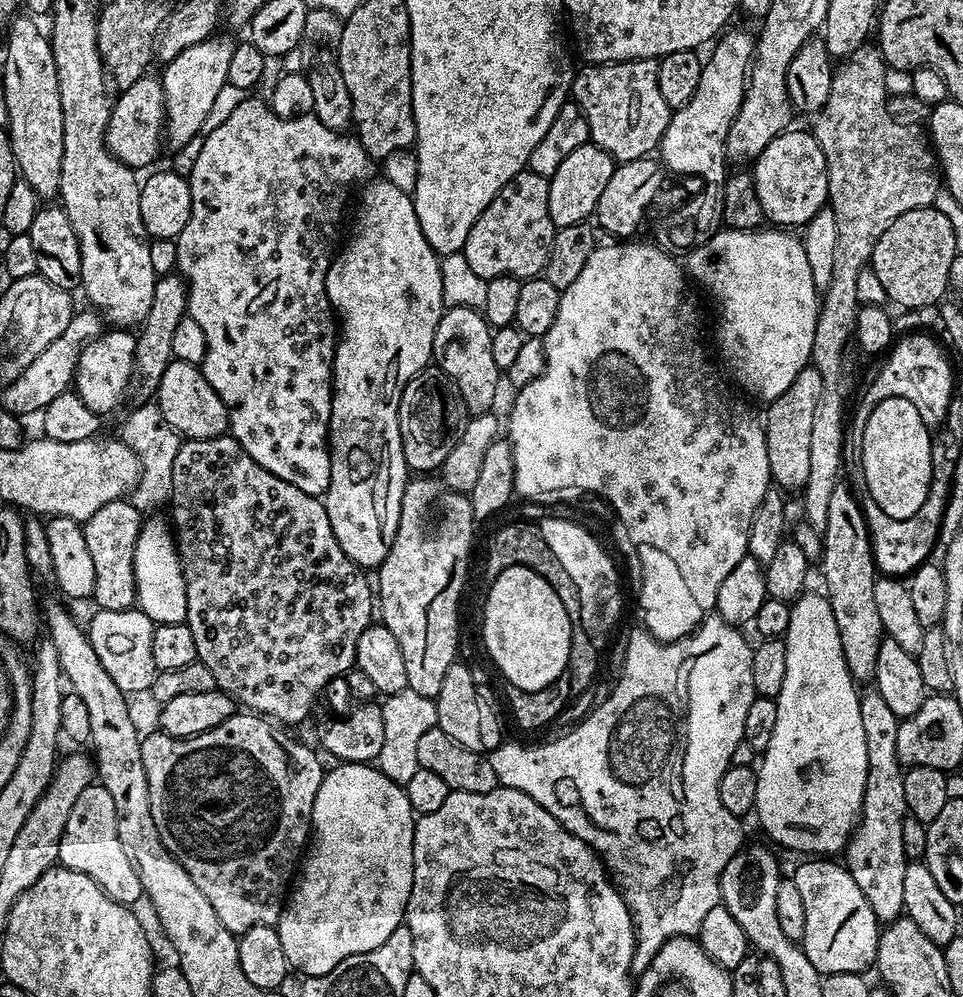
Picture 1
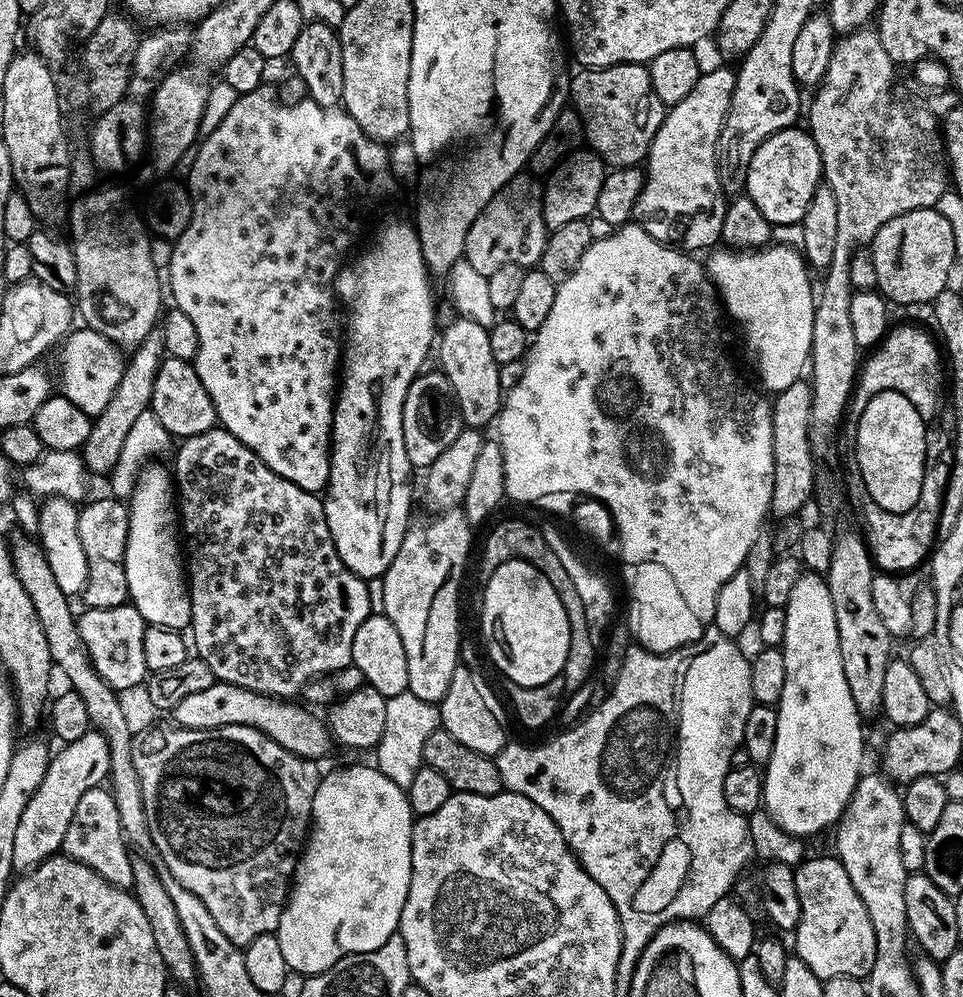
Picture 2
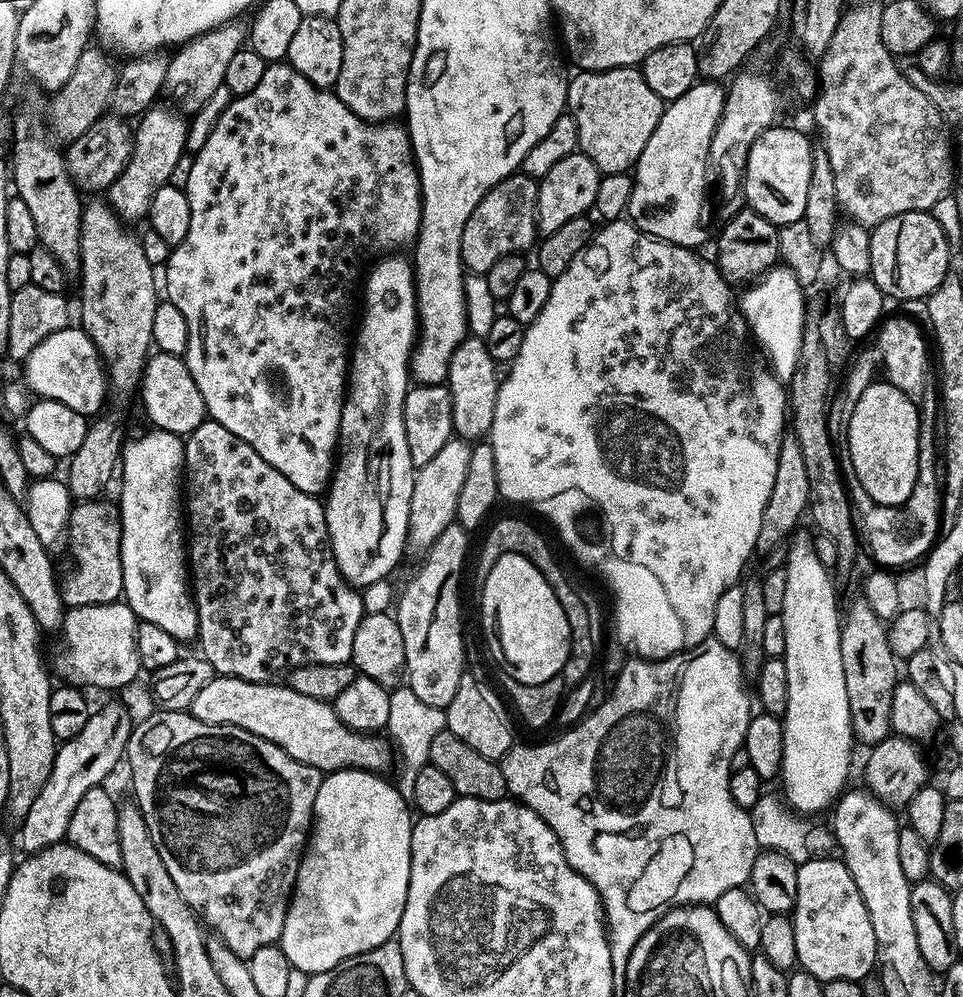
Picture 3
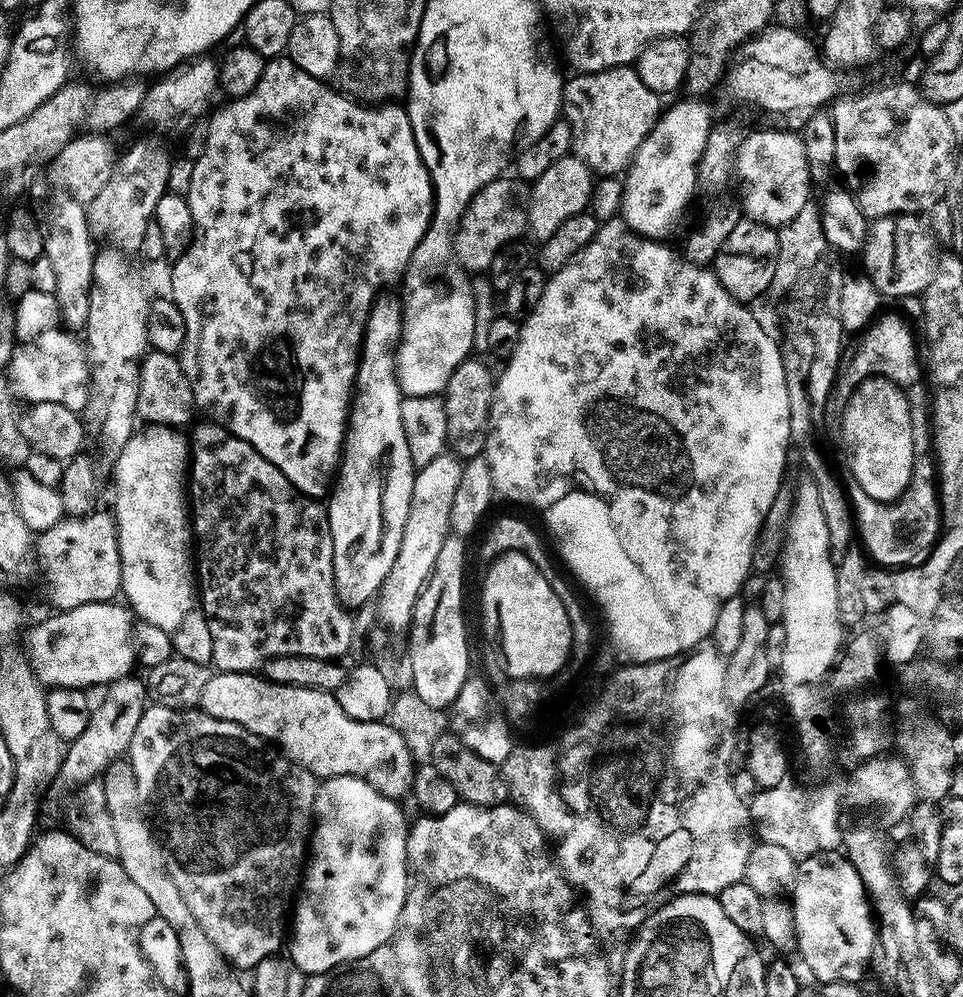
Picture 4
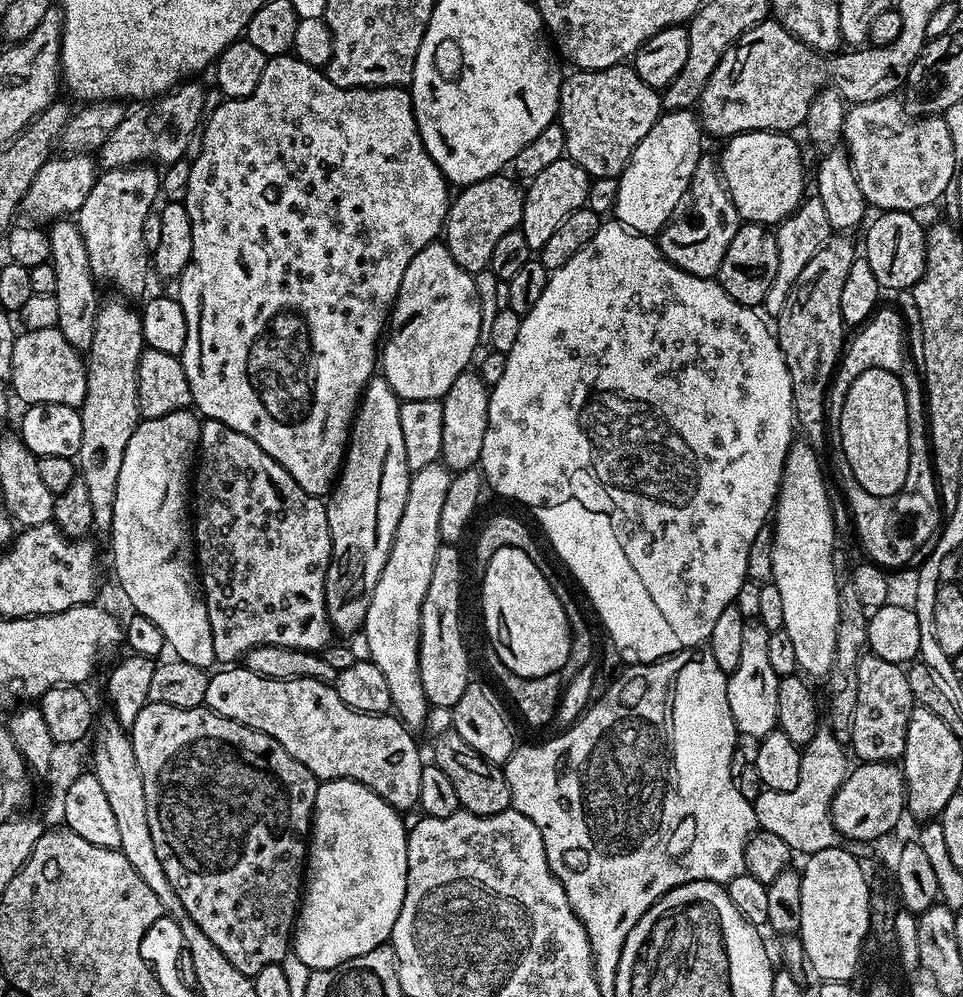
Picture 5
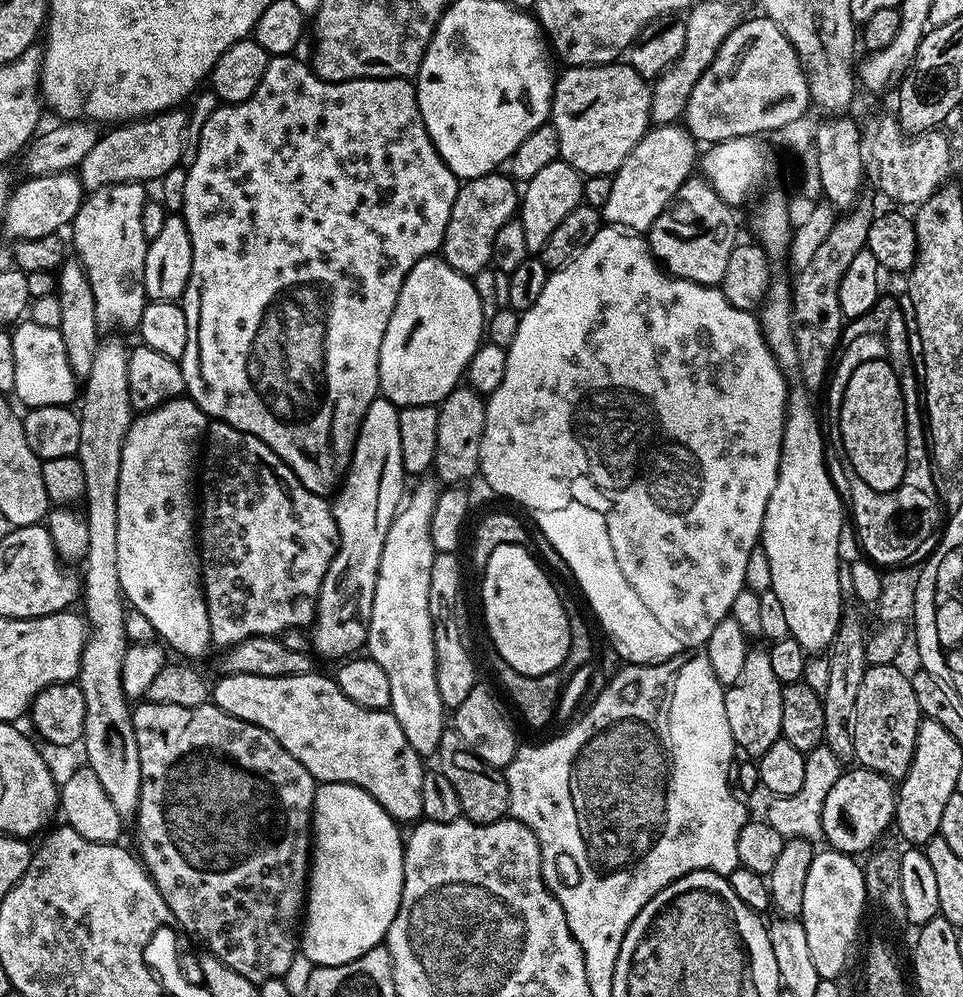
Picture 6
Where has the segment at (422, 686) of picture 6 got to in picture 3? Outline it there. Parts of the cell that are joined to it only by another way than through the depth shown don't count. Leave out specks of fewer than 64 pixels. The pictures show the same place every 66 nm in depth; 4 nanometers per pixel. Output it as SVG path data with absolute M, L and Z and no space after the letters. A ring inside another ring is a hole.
M453 438L430 458L430 462L415 469L410 494L410 518L408 519L407 547L417 554L423 554L438 540L442 530L454 523L458 510L458 493L462 490L466 470L470 467L472 444L467 440Z

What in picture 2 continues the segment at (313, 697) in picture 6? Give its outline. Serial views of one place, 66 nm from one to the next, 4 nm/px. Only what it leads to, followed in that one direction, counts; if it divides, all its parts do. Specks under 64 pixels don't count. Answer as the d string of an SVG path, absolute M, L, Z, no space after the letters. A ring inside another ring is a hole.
M217 682L206 686L206 690L182 698L178 706L170 709L170 716L179 727L190 730L214 730L222 726L257 728L259 732L278 742L278 746L304 756L307 760L320 762L323 761L323 756L334 748L334 741L327 723L321 717L319 720L312 712L315 711L311 707L300 702L278 700L275 696L263 696L242 686Z

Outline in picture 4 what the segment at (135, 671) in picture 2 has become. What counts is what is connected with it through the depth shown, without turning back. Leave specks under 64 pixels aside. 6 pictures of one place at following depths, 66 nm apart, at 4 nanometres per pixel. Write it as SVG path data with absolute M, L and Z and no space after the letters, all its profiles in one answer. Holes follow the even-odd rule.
M90 602L82 606L74 606L65 612L57 611L56 616L48 616L40 620L32 629L29 627L23 633L22 644L26 649L26 655L32 665L34 674L40 679L40 683L53 688L83 688L92 690L95 684L107 686L129 675L136 664L136 655L132 649L132 622L133 613L123 603Z

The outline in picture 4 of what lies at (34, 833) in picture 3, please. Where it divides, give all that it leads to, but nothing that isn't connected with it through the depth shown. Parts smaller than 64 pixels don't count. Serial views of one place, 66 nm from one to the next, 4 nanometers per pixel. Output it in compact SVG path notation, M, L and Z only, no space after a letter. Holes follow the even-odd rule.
M136 674L123 676L103 689L104 701L97 703L92 709L90 722L86 722L86 730L78 734L64 749L64 761L56 775L55 791L75 793L82 784L103 777L111 764L117 763L127 753L130 738L134 738L134 730L138 730L138 722L142 722L142 714L146 707L146 684Z

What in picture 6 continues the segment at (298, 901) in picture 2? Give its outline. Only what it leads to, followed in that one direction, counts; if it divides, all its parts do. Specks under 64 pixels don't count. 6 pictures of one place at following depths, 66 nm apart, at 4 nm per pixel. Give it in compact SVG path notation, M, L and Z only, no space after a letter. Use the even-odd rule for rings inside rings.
M321 783L312 803L310 871L306 893L306 923L298 936L298 948L317 968L354 962L366 950L381 947L398 914L404 885L404 846L401 825L366 790L353 784Z

